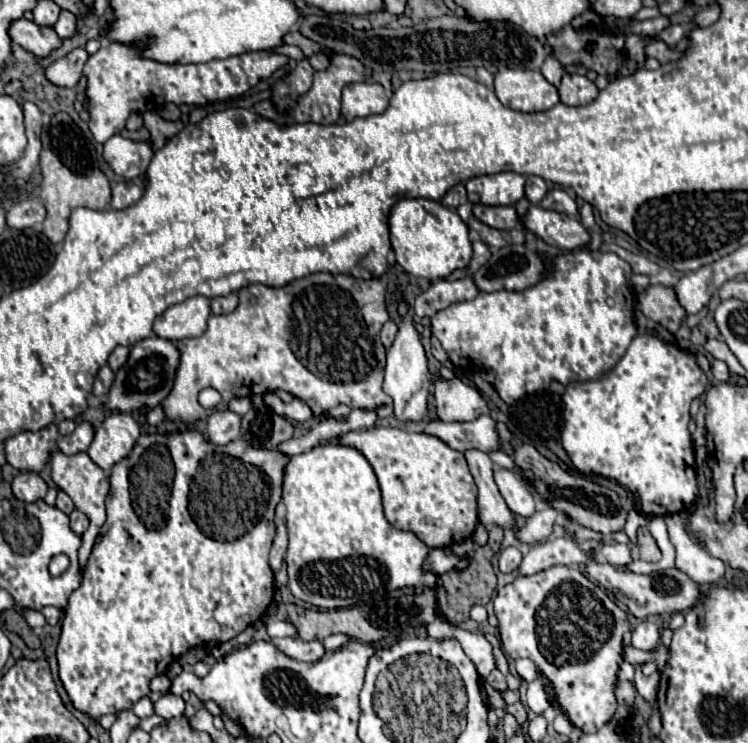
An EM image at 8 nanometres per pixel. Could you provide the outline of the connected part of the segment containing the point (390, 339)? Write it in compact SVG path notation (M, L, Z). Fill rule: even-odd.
M388 321L384 327L382 327L382 345L386 347L386 349L390 349L390 345L394 343L394 337L396 337L396 323L394 321Z

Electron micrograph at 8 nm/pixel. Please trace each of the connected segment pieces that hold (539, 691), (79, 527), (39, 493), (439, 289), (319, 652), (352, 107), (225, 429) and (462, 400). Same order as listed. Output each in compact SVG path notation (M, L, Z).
M538 677L534 679L528 685L528 691L526 691L526 705L534 711L534 713L544 713L550 705L550 683L544 679L544 677Z
M74 509L72 513L70 513L70 527L74 529L74 533L78 533L78 535L82 535L86 529L88 529L88 517L82 513L82 511L78 511L78 509Z
M22 471L14 477L12 481L12 491L14 495L20 499L20 501L26 501L26 503L34 503L38 499L44 499L46 497L46 491L48 491L48 485L46 481L34 473L34 471Z
M464 277L458 281L438 279L438 281L432 281L432 285L416 297L414 313L418 317L432 317L442 309L446 309L454 303L470 301L476 295L478 295L478 289L470 277Z
M286 637L286 639L272 639L272 643L288 657L298 661L318 661L326 653L322 641L302 641Z
M350 83L342 91L342 115L346 121L384 113L388 97L378 83Z
M230 409L214 411L208 417L206 435L214 445L226 445L232 439L240 437L240 423L242 423L242 415L230 411Z
M460 379L434 381L434 397L440 421L474 421L488 413L480 391L464 385Z

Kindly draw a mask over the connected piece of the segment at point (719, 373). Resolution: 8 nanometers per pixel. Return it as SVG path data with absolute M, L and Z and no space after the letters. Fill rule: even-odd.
M714 360L711 363L711 371L714 378L718 381L728 381L730 377L730 371L723 361Z

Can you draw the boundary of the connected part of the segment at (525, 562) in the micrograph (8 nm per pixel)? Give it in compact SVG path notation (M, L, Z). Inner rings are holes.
M560 537L530 547L530 551L524 555L518 567L518 575L534 575L552 565L580 565L586 561L588 555L582 549L578 549L574 539Z

